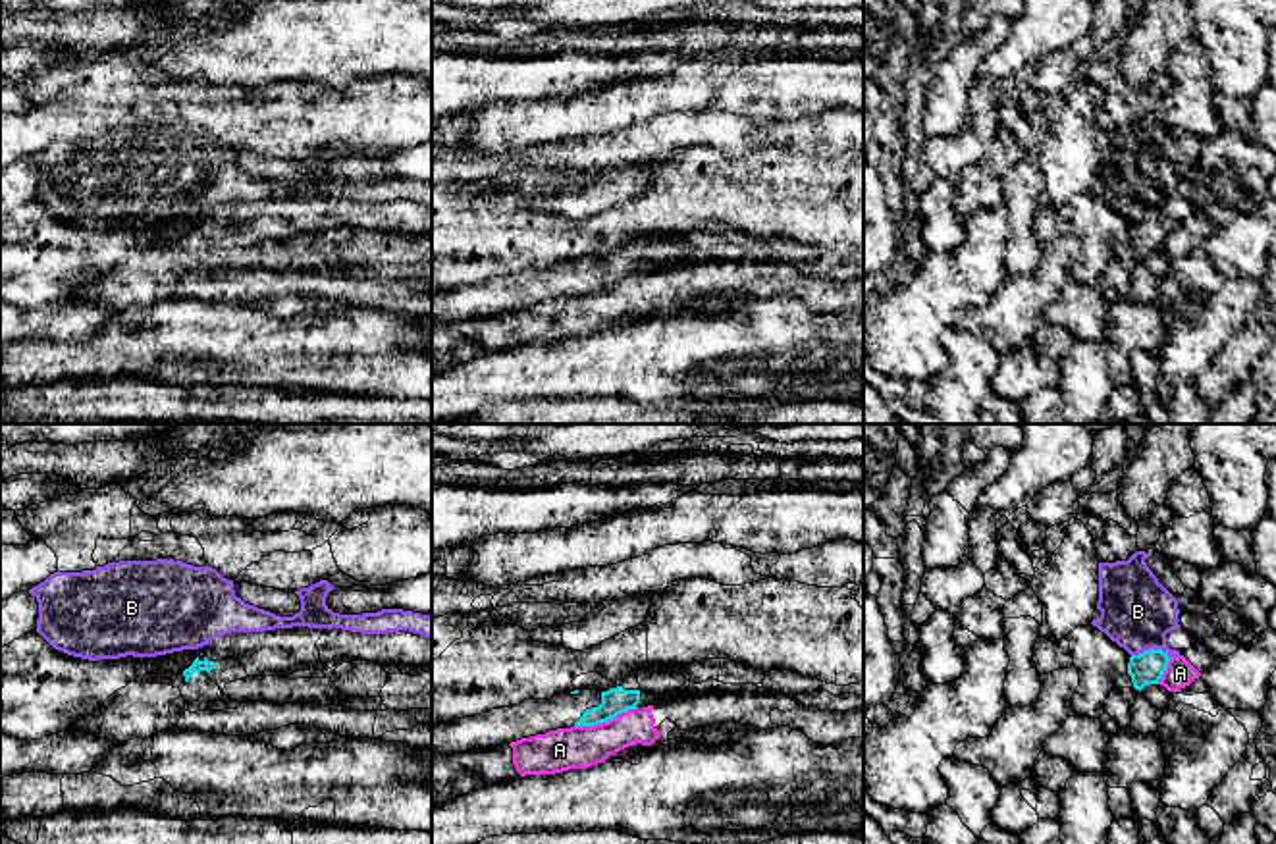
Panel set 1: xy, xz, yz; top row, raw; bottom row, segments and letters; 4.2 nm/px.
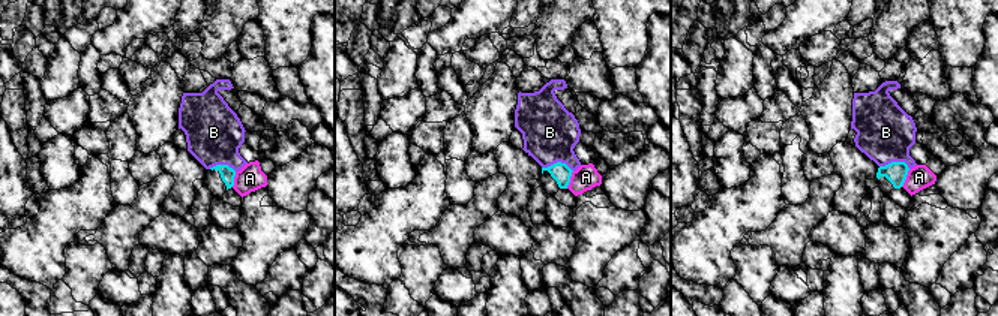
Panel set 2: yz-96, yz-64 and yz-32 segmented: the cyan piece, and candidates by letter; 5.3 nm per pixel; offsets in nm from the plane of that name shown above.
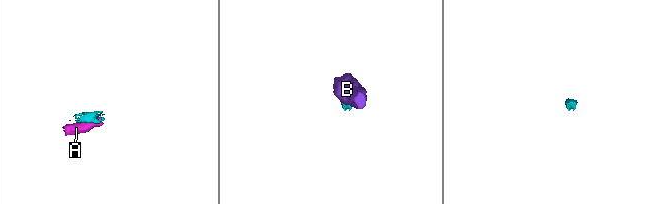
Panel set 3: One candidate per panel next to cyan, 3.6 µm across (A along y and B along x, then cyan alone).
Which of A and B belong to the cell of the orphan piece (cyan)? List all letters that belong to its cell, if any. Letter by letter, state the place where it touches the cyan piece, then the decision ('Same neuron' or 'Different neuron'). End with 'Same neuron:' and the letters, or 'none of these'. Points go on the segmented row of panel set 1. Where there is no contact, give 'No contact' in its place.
A: Touches cyan at xz (606, 721). Different neuron
B: Touches cyan at yz (1151, 650). Different neuron
Same neuron: none of these

